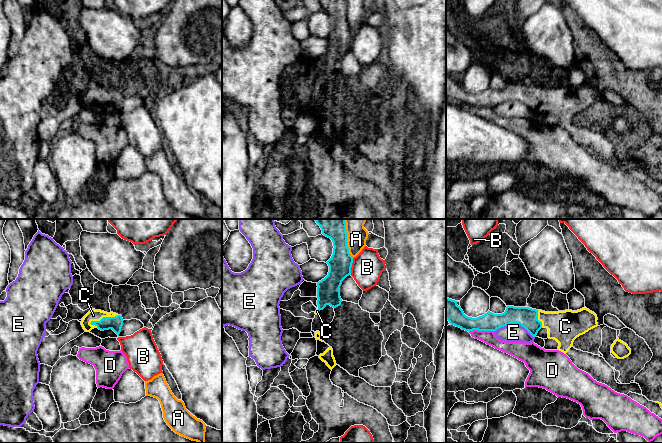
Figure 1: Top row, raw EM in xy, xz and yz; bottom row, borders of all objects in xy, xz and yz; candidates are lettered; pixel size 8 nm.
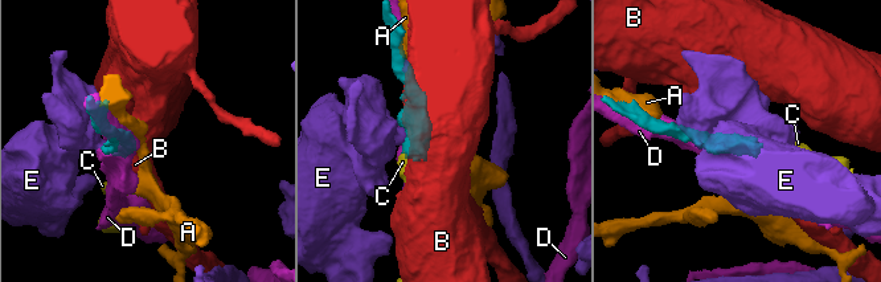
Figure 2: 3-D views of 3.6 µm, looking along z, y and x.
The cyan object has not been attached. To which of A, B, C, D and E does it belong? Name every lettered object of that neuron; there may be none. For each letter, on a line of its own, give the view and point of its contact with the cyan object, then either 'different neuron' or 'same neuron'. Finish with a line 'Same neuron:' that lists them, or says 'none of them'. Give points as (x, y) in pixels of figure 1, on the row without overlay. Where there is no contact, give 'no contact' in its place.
A: xz (346, 17) | different neuron
B: xz (351, 42) | different neuron
C: xy (103, 93) | same neuron
D: yz (481, 106) | different neuron
E: yz (514, 99) | different neuron
Same neuron: C

